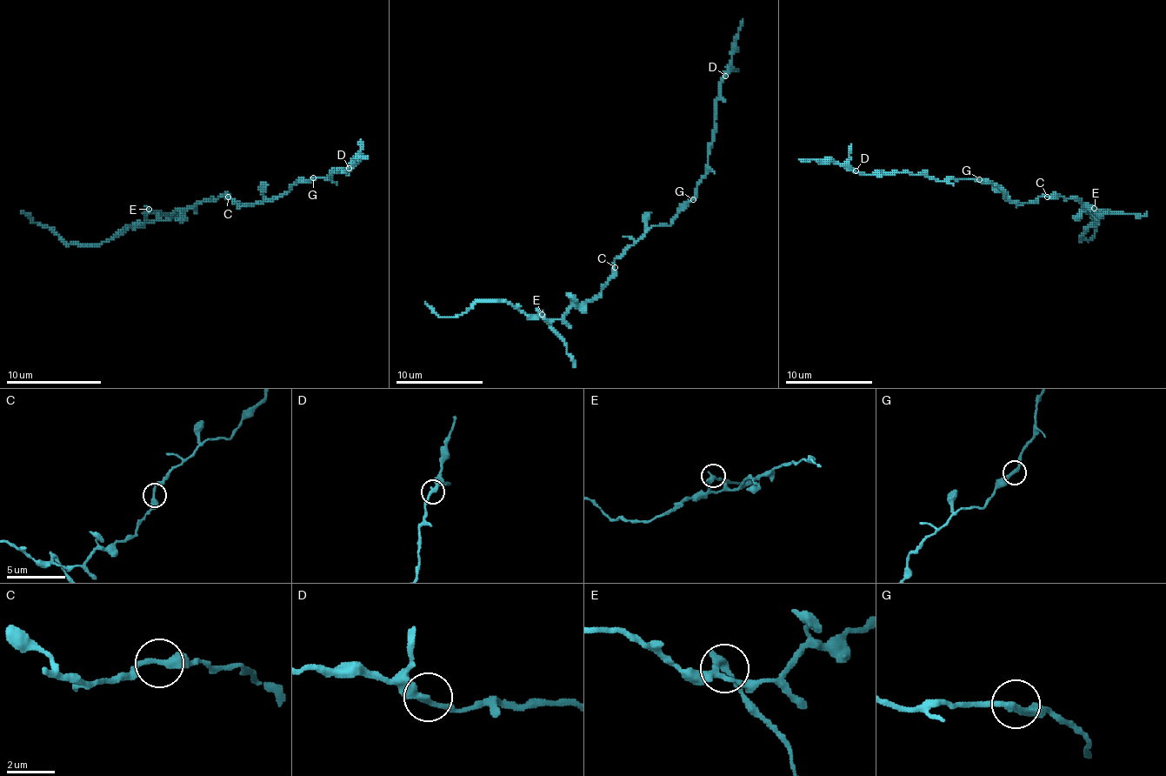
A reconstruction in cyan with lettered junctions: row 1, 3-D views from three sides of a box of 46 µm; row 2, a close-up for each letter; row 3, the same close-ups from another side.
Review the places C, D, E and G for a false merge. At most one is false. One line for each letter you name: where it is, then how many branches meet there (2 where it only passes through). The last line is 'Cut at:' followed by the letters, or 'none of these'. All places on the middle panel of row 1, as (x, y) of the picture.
E: place (542, 314); branches 2
Cut at: E

